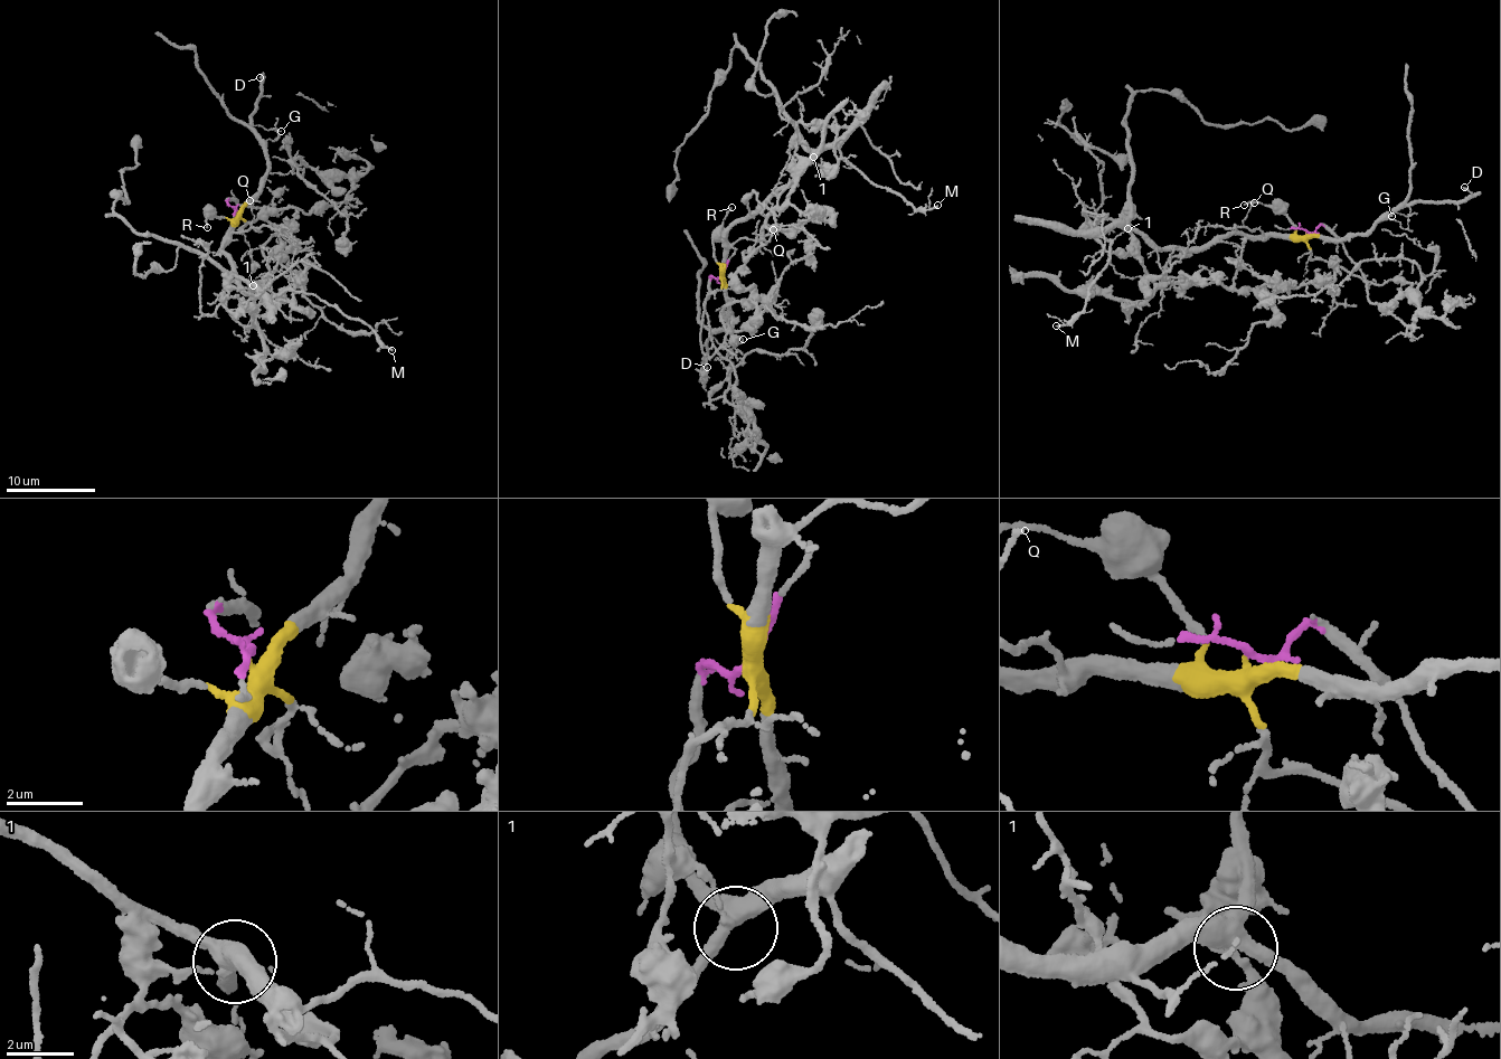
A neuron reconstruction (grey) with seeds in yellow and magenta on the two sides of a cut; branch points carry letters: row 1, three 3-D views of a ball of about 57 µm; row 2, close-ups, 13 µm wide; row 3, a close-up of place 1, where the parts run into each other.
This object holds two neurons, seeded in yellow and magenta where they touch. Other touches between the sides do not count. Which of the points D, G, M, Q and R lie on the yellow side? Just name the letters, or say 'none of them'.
D, G, M, Q, R

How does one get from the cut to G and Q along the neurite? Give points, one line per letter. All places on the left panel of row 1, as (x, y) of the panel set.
G: (235, 210), (255, 196), (270, 169), (252, 128), (257, 124), (282, 131)
Q: (235, 210), (236, 216), (226, 233), (228, 237), (252, 227), (249, 200)

